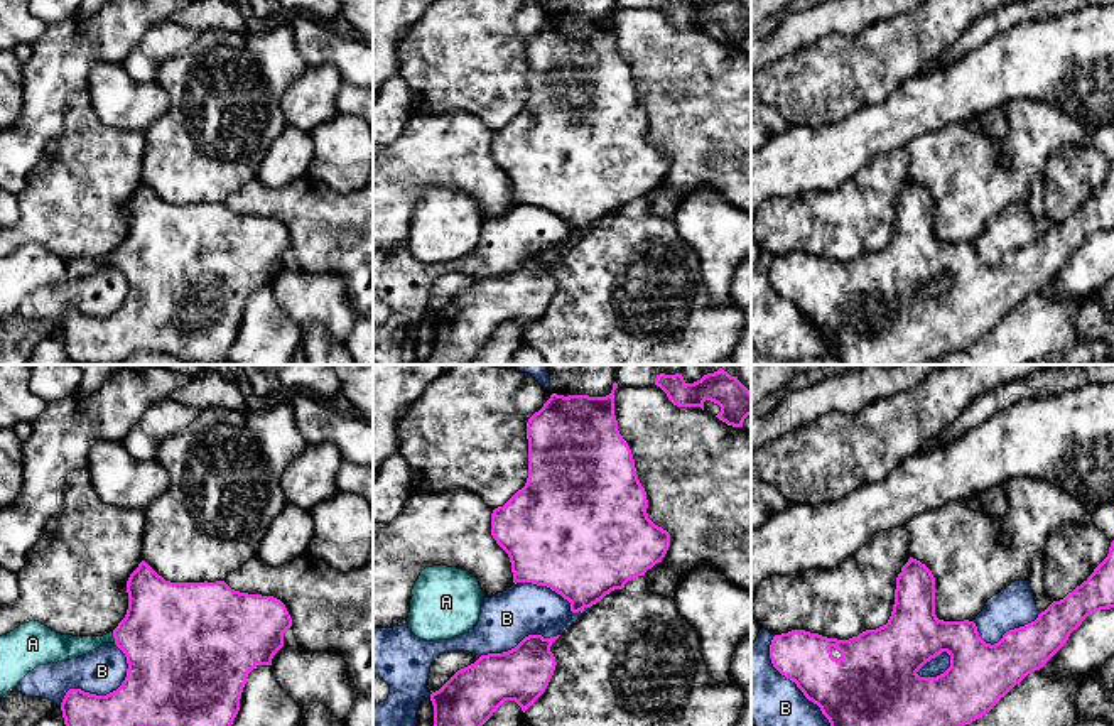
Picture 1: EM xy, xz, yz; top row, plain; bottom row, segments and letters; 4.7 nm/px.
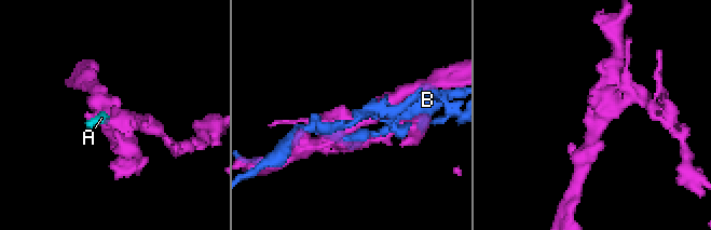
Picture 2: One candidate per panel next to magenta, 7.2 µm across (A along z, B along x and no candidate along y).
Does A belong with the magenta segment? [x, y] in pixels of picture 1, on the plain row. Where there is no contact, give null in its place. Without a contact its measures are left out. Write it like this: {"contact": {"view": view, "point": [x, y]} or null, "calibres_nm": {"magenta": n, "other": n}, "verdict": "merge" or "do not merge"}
{"contact": {"view": "xy", "point": [113, 259]}, "calibres_nm": {"magenta": 440, "other": 130}, "verdict": "merge"}

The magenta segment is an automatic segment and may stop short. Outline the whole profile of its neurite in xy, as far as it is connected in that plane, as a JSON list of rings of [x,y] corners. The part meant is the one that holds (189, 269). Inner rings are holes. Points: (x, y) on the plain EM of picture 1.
[[[145,182],[127,203],[128,231],[118,248],[103,258],[61,257],[39,243],[29,243],[0,258],[0,319],[39,287],[83,279],[105,265],[115,265],[127,279],[127,299],[122,307],[96,317],[69,311],[61,324],[68,355],[81,365],[123,365],[138,353],[164,353],[189,361],[218,365],[228,361],[228,353],[240,333],[240,321],[248,295],[257,287],[272,287],[273,277],[284,268],[284,255],[292,248],[285,226],[273,218],[248,216],[231,211],[224,203],[170,204],[159,198]]]

